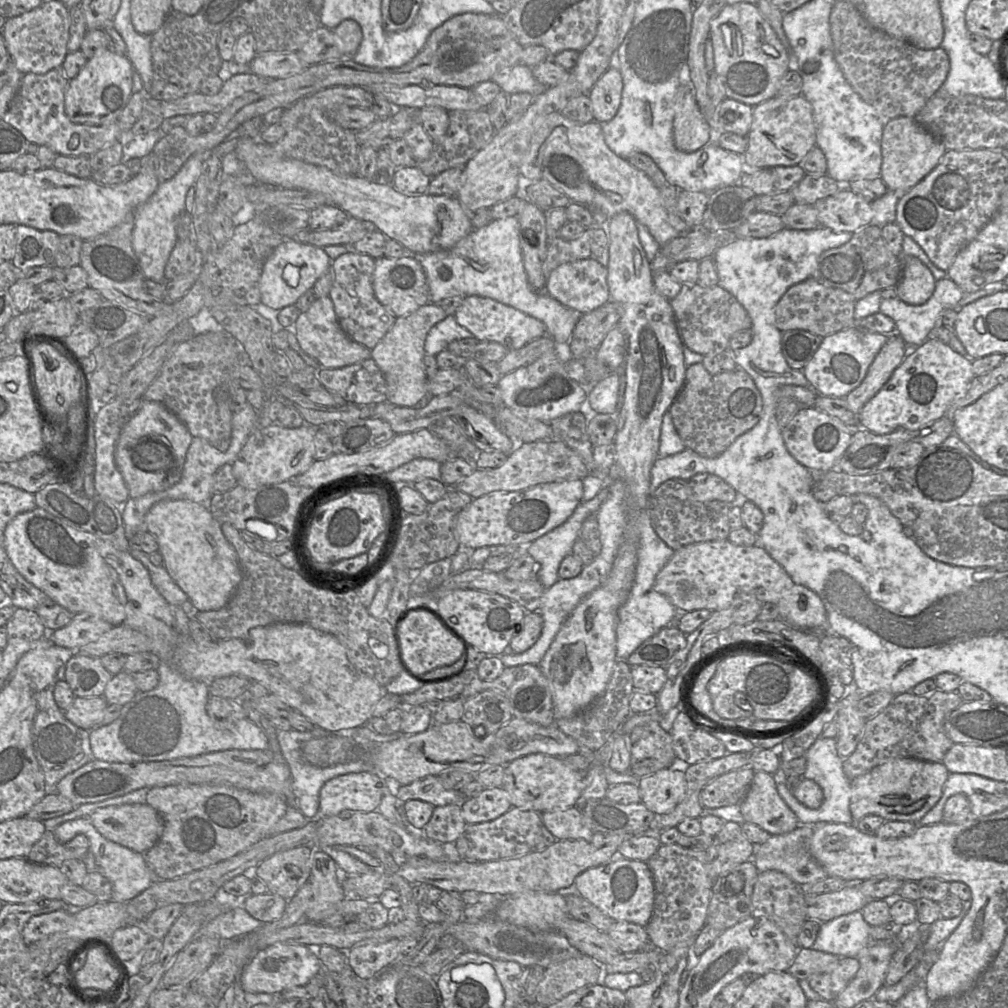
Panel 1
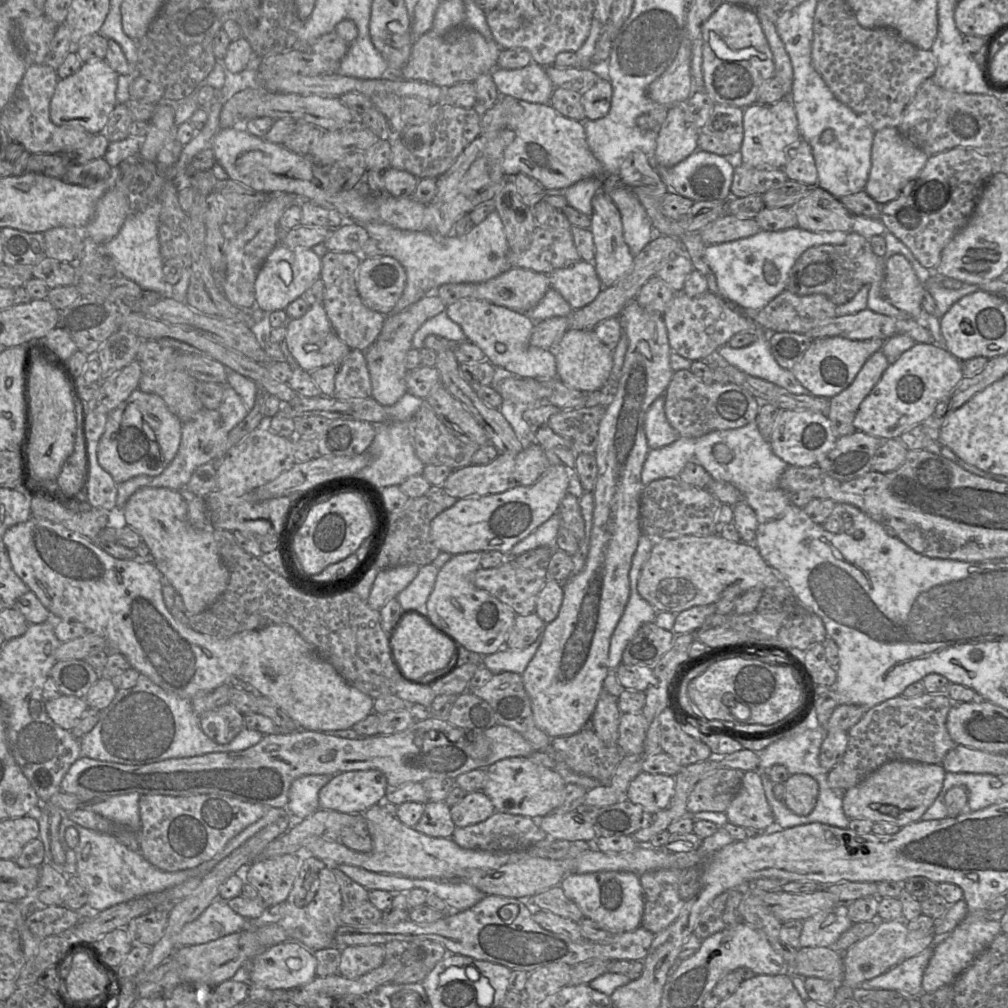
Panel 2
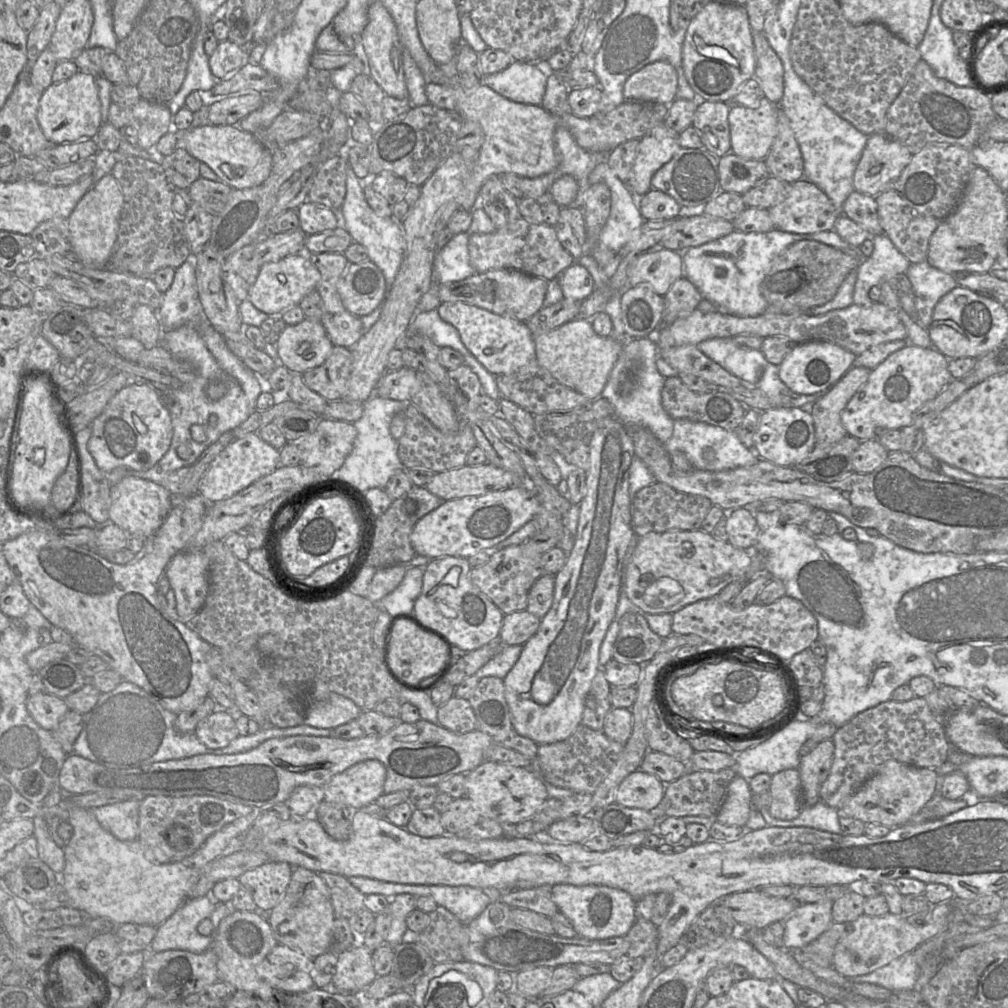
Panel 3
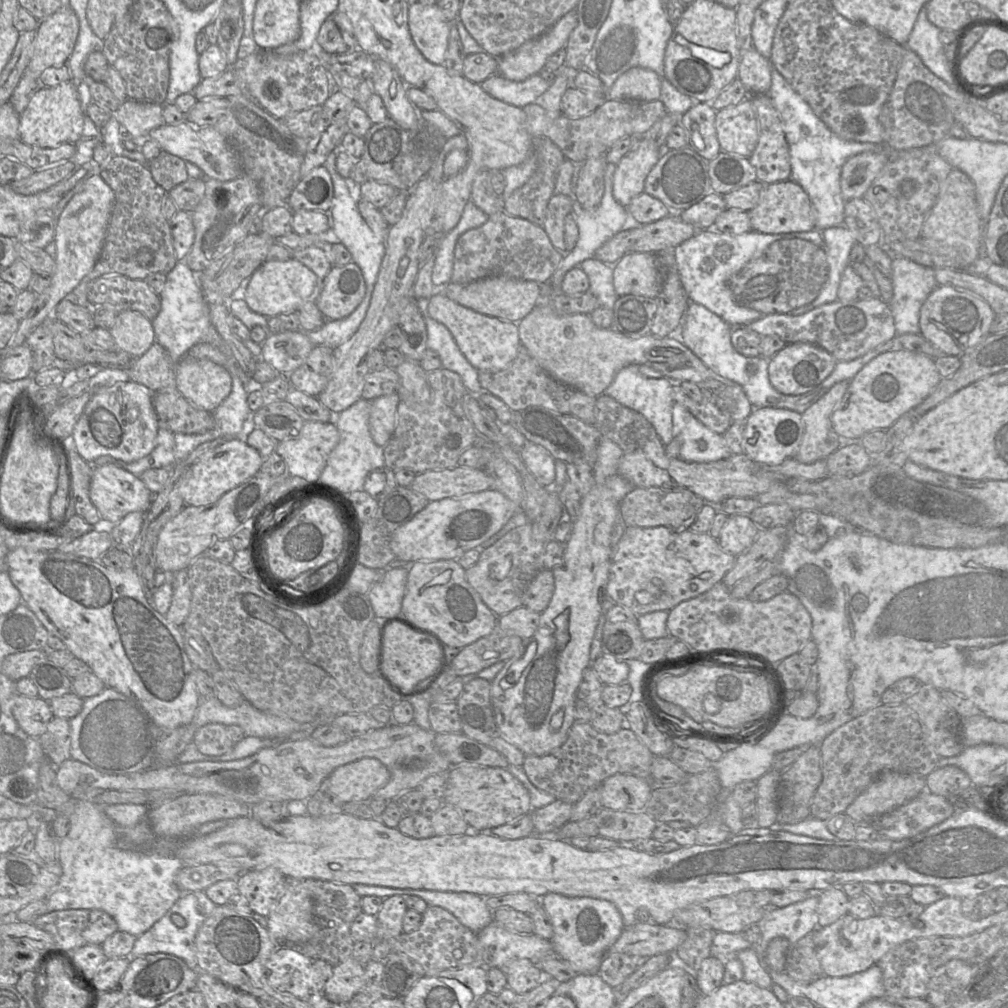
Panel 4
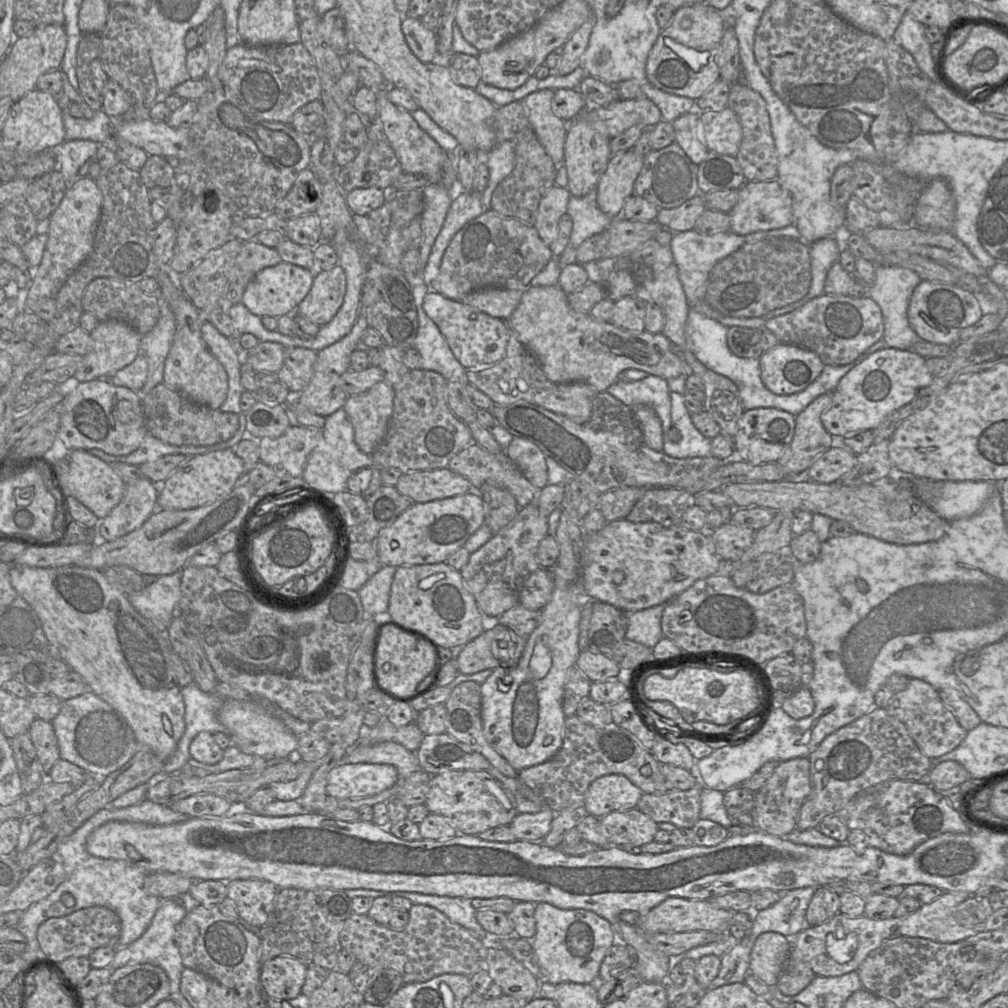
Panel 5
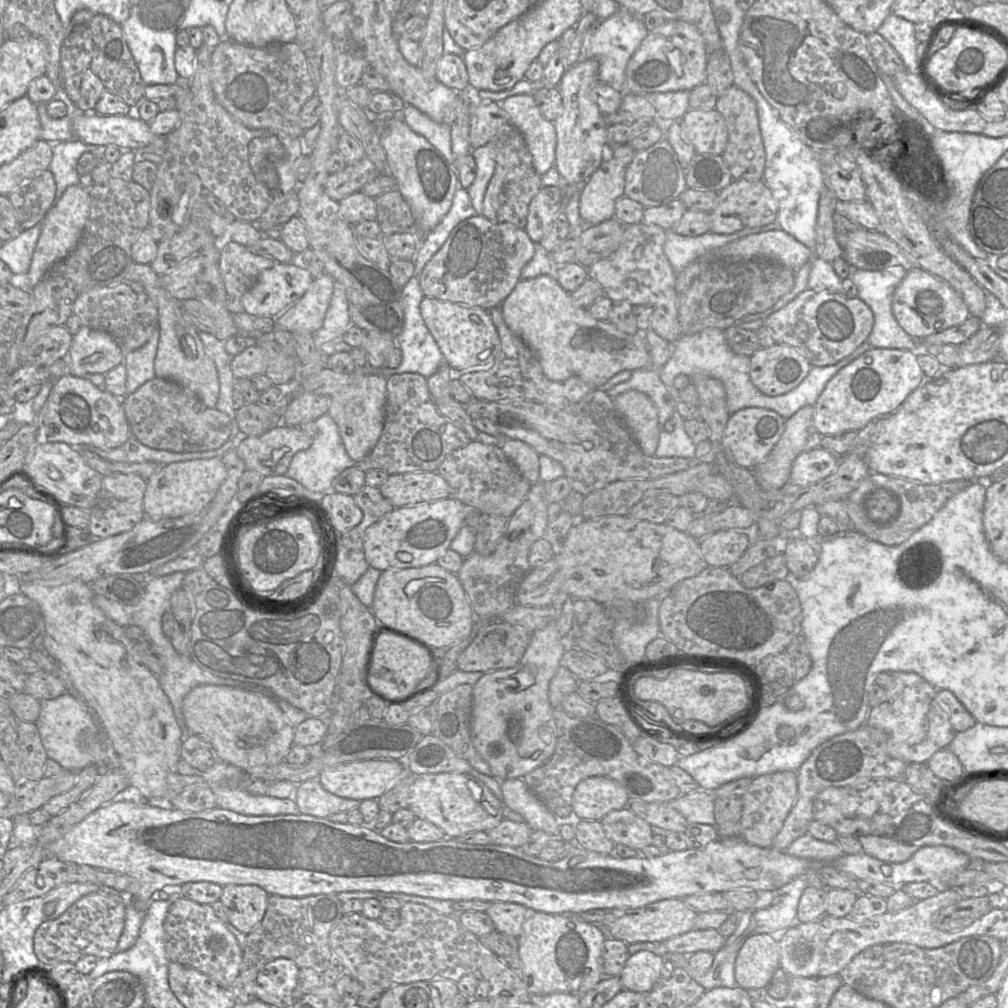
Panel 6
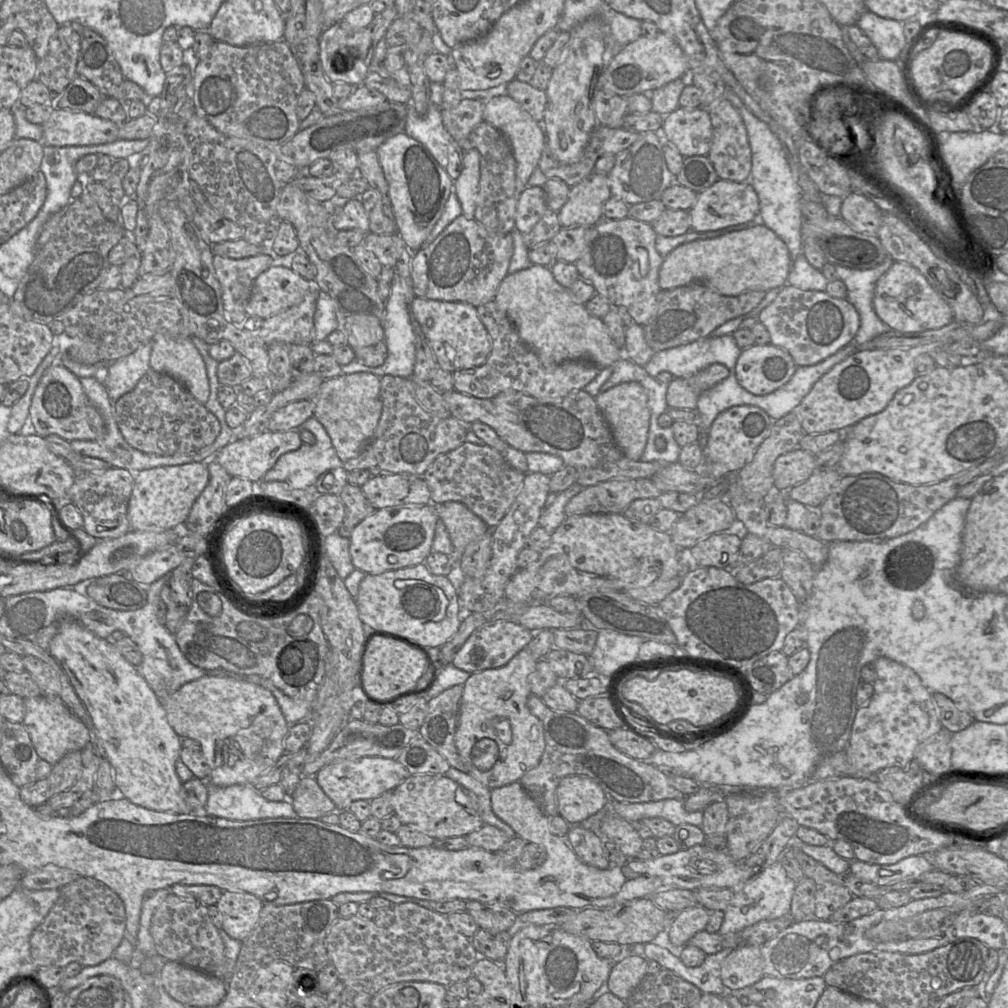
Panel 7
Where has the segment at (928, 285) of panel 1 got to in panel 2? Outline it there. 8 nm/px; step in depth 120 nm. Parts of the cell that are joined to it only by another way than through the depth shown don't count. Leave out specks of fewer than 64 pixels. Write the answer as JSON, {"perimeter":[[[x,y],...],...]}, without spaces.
{"perimeter":[[[896,254],[885,261],[882,287],[885,289],[886,299],[894,307],[914,320],[919,317],[926,289],[903,255]]]}

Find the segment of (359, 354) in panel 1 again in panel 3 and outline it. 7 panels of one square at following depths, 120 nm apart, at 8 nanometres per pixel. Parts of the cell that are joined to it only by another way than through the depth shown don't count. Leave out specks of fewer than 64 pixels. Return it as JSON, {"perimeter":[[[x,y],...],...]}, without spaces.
{"perimeter":[[[305,318],[301,323],[296,325],[287,325],[275,344],[279,363],[290,372],[299,374],[322,365],[330,356],[334,346],[321,320],[310,318]]]}

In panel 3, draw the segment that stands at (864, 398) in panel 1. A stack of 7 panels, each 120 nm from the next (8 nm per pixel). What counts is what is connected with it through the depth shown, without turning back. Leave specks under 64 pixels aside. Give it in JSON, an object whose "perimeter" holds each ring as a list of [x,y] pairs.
{"perimeter":[[[852,367],[823,397],[809,407],[814,423],[816,446],[829,446],[847,436],[841,422],[841,412],[867,382],[870,373],[868,368]]]}

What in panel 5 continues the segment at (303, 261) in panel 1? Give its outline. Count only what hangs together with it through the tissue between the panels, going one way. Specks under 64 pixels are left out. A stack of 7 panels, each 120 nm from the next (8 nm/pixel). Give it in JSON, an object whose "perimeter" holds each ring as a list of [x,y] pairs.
{"perimeter":[[[283,261],[266,267],[249,282],[243,293],[242,303],[252,314],[259,317],[278,318],[291,315],[310,291],[314,273],[304,267]]]}

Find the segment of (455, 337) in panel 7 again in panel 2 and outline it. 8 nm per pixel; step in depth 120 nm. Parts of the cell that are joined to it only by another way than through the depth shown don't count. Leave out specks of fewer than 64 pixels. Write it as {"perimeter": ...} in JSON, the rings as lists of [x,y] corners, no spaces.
{"perimeter":[[[458,300],[446,306],[445,312],[450,320],[461,327],[467,339],[484,352],[486,360],[493,366],[504,368],[521,378],[557,378],[556,360],[552,352],[530,344],[535,322],[527,316],[481,300]]]}

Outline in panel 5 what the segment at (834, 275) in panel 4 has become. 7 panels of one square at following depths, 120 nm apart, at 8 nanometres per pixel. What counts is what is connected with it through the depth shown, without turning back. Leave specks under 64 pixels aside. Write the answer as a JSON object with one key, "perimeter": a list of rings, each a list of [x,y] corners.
{"perimeter":[[[841,234],[820,239],[810,244],[809,247],[812,279],[808,293],[794,303],[767,313],[762,317],[764,321],[791,313],[804,306],[808,301],[824,294],[827,273],[830,267],[838,261],[842,250]]]}

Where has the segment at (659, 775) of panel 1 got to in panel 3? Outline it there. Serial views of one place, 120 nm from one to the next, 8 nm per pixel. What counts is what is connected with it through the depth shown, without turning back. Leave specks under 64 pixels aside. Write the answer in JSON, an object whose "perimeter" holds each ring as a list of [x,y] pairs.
{"perimeter":[[[639,769],[620,783],[615,802],[629,808],[655,812],[664,797],[665,786],[656,776]]]}

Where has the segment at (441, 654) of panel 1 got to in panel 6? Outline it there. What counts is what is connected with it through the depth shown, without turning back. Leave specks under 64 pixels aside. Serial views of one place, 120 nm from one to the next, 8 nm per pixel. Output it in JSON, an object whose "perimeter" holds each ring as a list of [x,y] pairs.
{"perimeter":[[[383,633],[378,637],[366,682],[383,697],[404,697],[426,675],[429,664],[429,655],[424,648],[392,633]]]}

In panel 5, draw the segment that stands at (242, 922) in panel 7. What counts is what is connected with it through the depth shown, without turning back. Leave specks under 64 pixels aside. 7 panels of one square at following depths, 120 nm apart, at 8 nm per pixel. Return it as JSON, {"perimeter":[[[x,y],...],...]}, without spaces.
{"perimeter":[[[260,879],[232,880],[226,885],[227,897],[235,903],[239,919],[261,928],[269,919],[279,888]]]}

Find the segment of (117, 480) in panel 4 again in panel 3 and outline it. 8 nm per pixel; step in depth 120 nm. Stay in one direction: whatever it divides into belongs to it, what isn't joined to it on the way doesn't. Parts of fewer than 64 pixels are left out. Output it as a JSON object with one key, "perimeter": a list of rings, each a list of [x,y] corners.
{"perimeter":[[[133,476],[111,486],[109,518],[128,535],[150,538],[163,524],[172,509],[171,493],[162,485]]]}

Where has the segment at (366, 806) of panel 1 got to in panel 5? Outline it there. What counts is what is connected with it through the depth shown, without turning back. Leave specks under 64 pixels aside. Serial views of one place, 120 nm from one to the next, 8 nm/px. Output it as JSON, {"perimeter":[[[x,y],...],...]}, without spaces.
{"perimeter":[[[339,763],[328,773],[326,792],[335,798],[360,799],[378,794],[397,782],[397,769],[390,764]]]}

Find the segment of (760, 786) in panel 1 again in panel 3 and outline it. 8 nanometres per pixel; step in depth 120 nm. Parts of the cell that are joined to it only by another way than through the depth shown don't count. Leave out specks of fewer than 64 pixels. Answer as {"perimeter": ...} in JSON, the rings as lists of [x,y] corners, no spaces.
{"perimeter":[[[736,775],[727,788],[715,820],[726,826],[744,827],[749,819],[753,794],[749,780]]]}

